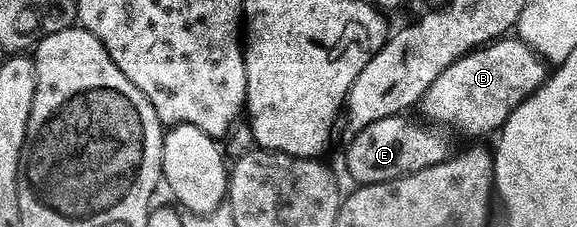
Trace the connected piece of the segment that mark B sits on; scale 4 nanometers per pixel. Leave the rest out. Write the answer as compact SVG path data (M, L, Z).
M501 38L467 52L446 66L446 70L430 82L420 100L418 112L425 121L439 124L453 133L461 132L464 136L496 134L506 118L510 118L515 108L530 98L534 90L541 88L549 75L545 57L529 44L519 38Z

